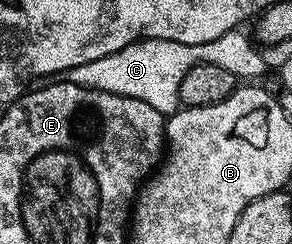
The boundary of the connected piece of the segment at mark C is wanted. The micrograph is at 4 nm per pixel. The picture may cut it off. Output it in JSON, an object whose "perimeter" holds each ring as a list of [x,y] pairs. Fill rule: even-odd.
{"perimeter":[[[238,28],[231,32],[223,32],[219,40],[211,40],[207,44],[179,44],[171,40],[158,38],[142,38],[127,48],[119,48],[119,52],[111,52],[111,56],[103,56],[103,60],[91,60],[91,64],[79,64],[67,71],[67,80],[71,84],[86,86],[92,90],[111,92],[119,96],[127,96],[135,100],[143,100],[143,104],[151,104],[162,116],[176,114],[179,109],[177,96],[179,84],[183,76],[195,64],[210,62],[219,64],[219,68],[227,68],[238,76],[250,74],[250,79],[257,80],[267,70],[261,50],[254,39]]]}

